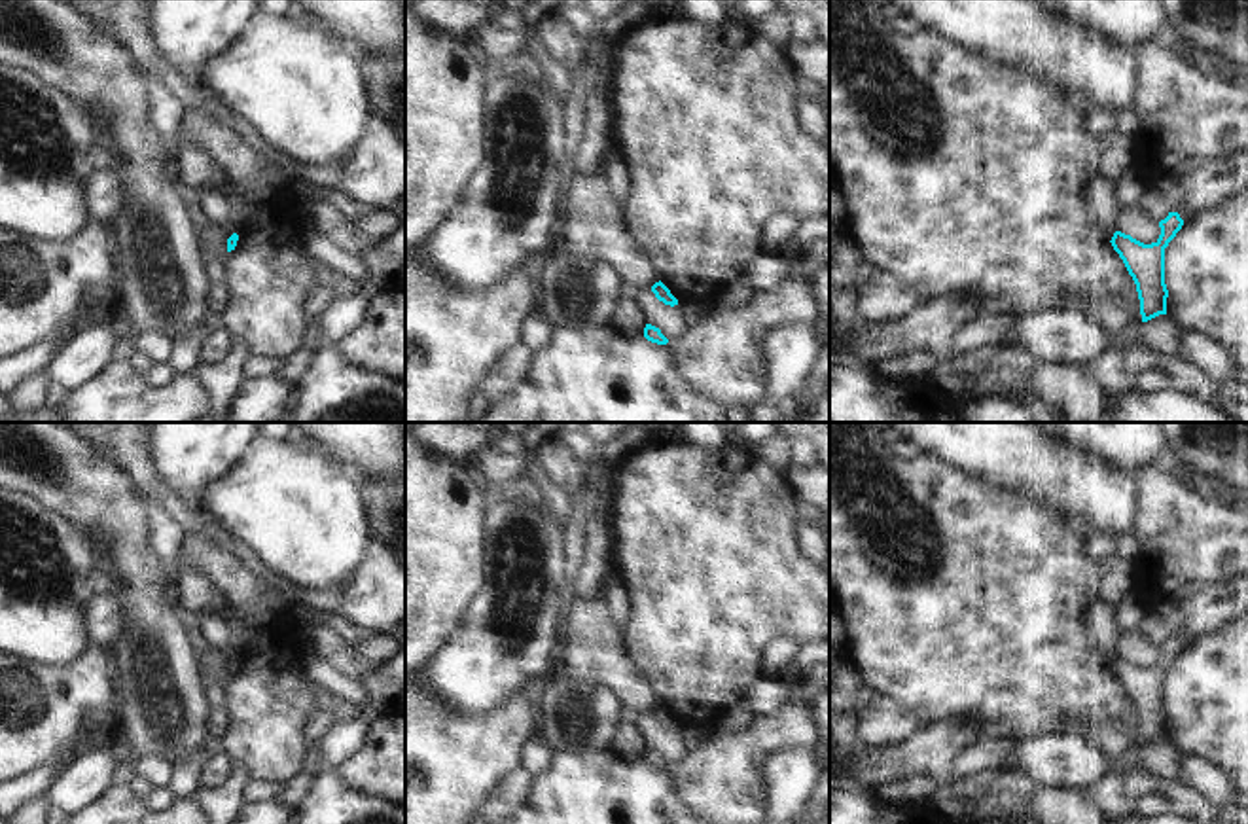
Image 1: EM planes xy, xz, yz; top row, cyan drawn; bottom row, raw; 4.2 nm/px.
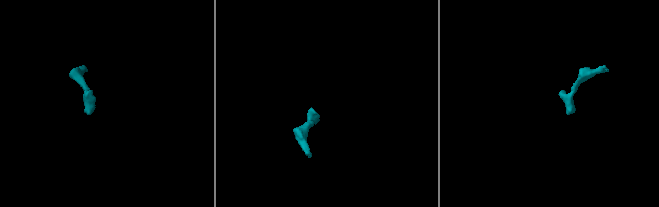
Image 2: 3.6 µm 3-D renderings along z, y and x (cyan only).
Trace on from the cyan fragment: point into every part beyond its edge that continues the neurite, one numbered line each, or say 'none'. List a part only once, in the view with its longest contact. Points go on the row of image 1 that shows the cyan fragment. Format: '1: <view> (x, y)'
none

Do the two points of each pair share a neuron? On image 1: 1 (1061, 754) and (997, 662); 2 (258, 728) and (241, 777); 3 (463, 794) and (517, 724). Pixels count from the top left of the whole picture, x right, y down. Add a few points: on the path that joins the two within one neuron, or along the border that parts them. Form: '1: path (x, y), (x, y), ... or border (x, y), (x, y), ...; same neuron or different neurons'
1: border (1091, 741), (1074, 735), (1038, 735), (1023, 743); different neurons
2: border (235, 764), (250, 777); different neurons
3: path (464, 777), (500, 741); same neuron

